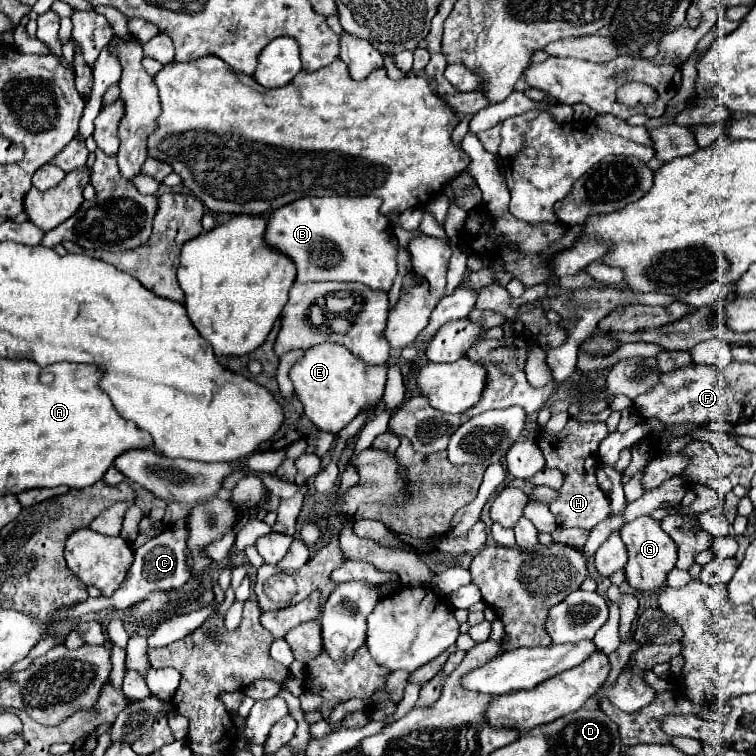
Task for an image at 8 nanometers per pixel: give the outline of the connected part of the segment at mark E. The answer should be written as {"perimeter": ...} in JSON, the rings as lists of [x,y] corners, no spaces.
{"perimeter":[[[321,344],[309,348],[289,370],[295,396],[303,404],[305,416],[321,430],[341,432],[365,406],[379,404],[385,388],[387,366],[367,366],[339,344]]]}

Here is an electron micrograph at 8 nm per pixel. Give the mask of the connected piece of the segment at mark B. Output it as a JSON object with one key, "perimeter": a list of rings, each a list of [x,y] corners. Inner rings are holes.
{"perimeter":[[[305,196],[269,214],[269,222],[265,228],[265,244],[269,244],[273,250],[277,248],[281,254],[293,260],[297,268],[297,282],[361,282],[373,290],[383,288],[385,292],[389,292],[393,278],[397,276],[397,238],[391,230],[389,220],[379,212],[379,204],[381,200],[377,200],[377,196]]]}

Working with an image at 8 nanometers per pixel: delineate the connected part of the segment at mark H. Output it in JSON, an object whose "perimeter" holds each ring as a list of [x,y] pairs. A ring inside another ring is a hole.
{"perimeter":[[[569,420],[569,424],[555,436],[543,432],[543,426],[537,426],[533,430],[537,436],[537,446],[541,448],[545,456],[545,468],[557,468],[563,474],[563,486],[557,490],[557,498],[549,504],[557,526],[561,528],[583,528],[591,530],[601,520],[609,516],[609,498],[603,494],[603,490],[597,484],[595,470],[599,466],[599,444],[603,438],[609,436],[609,430],[605,422],[579,422]]]}

